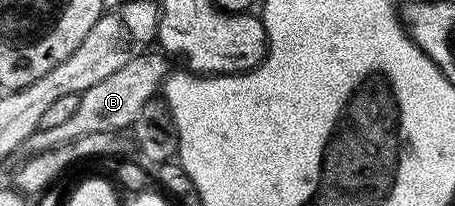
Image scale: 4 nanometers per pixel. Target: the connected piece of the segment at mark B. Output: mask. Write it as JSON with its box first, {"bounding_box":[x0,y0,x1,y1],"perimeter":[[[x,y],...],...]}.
{"bounding_box":[22,52,170,155],"perimeter":[[[145,52],[134,56],[130,64],[118,68],[106,80],[94,84],[94,88],[86,88],[86,92],[80,95],[78,109],[62,124],[54,128],[40,128],[24,141],[22,150],[25,155],[41,154],[47,150],[53,150],[59,146],[70,144],[82,136],[94,136],[95,134],[115,135],[116,130],[126,131],[133,125],[142,106],[147,101],[155,99],[158,91],[163,87],[165,78],[170,73],[169,59],[163,53]]]}

